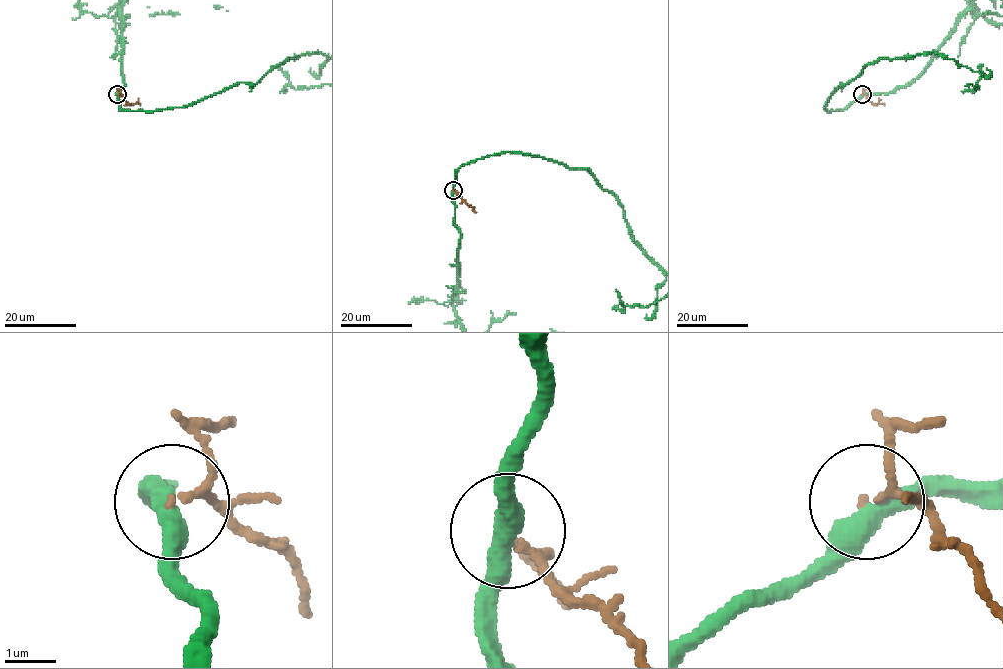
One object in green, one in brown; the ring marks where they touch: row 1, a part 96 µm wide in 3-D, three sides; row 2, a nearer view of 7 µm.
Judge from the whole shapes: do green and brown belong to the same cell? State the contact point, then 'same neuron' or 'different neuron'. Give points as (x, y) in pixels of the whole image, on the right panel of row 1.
at (862, 94); different neuron

